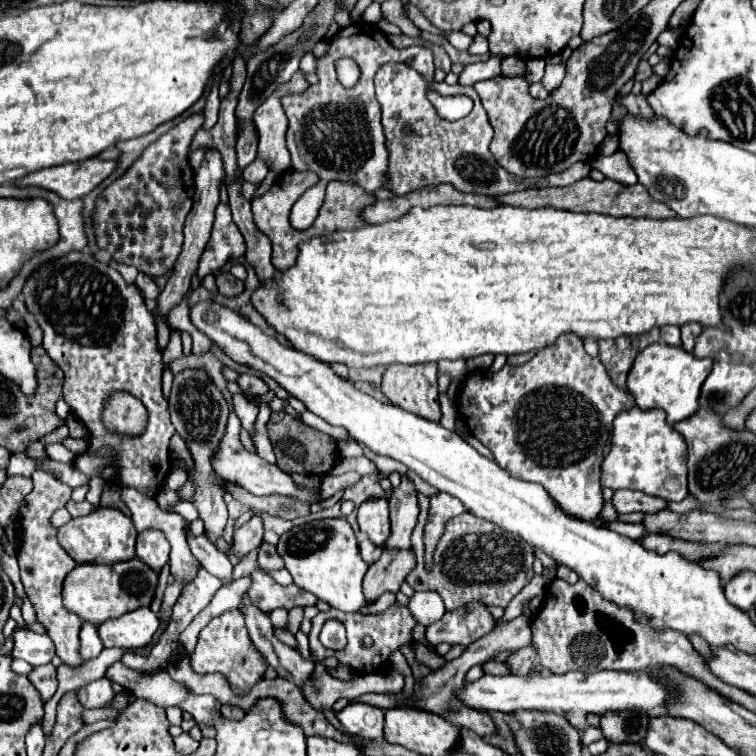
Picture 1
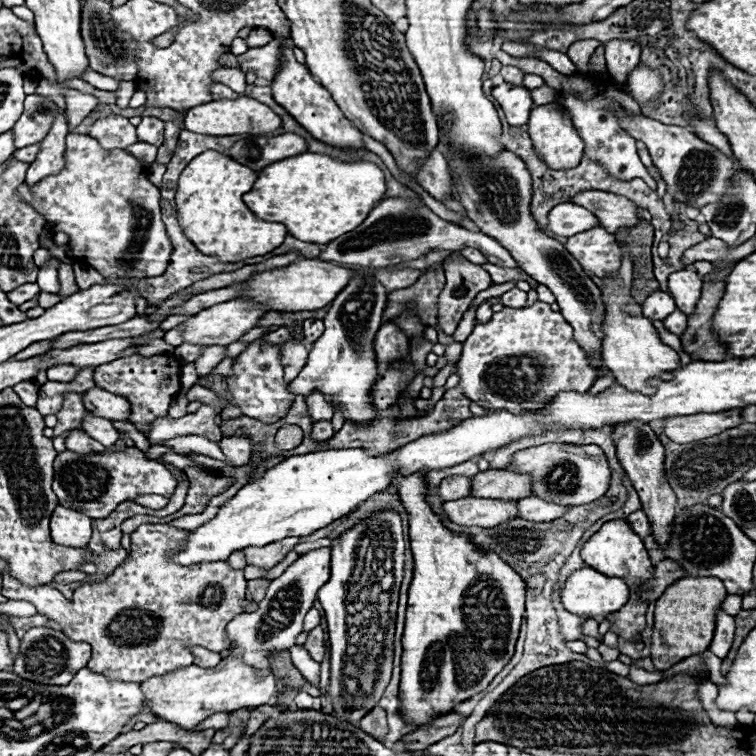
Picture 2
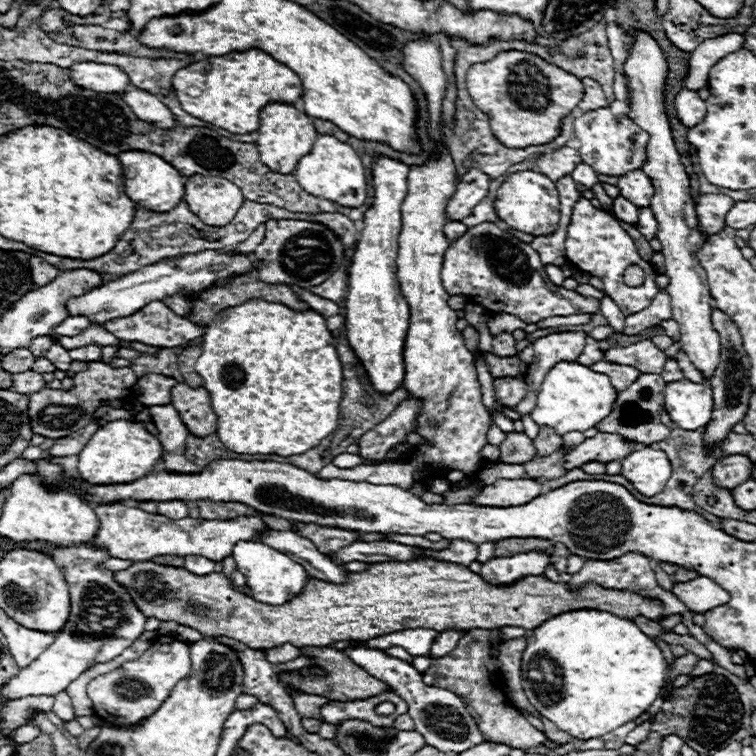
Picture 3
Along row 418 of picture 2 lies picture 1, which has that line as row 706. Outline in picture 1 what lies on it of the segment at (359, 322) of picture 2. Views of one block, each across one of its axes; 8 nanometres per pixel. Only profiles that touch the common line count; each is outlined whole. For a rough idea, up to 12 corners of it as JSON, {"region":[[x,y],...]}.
{"region":[[364,702],[338,712],[360,738],[384,738],[384,712]]}

